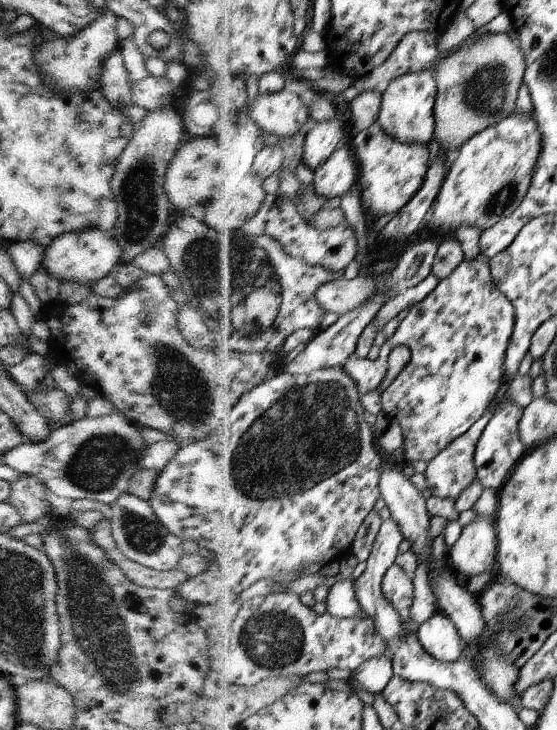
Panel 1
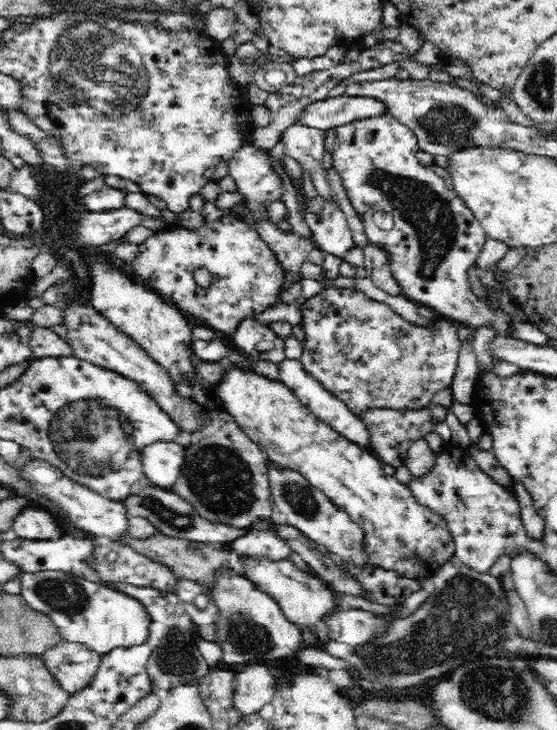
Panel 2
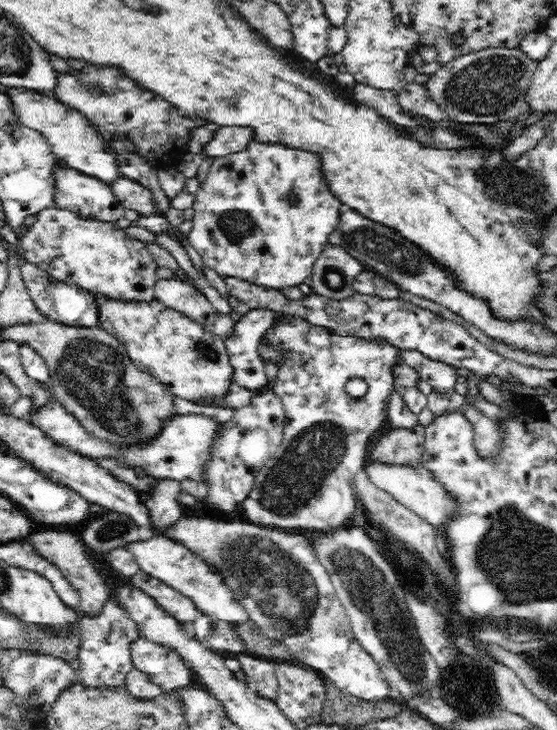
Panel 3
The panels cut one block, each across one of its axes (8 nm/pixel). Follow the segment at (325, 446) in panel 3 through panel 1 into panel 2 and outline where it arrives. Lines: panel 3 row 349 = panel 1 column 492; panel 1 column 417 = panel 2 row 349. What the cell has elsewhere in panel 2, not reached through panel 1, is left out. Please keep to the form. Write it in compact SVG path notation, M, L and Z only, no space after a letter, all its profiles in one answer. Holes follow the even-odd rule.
M327 287L317 296L306 300L300 308L304 319L304 330L306 332L306 344L304 344L305 352L301 359L302 362L304 362L306 369L308 369L314 377L320 379L320 381L324 383L324 387L328 388L329 391L332 391L332 394L346 403L350 411L355 415L359 415L367 408L388 408L390 410L420 410L426 408L426 406L432 402L435 392L445 386L451 386L452 380L454 380L454 376L456 376L456 368L458 366L458 357L460 356L462 341L460 341L460 338L457 335L457 326L450 322L446 322L446 320L440 320L440 322L437 322L429 329L416 327L406 322L406 320L403 320L401 317L398 317L398 315L396 315L396 313L388 306L371 300L352 287Z

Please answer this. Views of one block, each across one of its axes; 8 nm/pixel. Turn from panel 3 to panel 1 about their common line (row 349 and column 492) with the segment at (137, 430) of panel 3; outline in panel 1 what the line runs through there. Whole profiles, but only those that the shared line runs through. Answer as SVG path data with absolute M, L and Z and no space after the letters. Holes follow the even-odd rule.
M474 32L462 43L459 50L437 65L440 93L436 108L436 137L442 144L442 153L452 159L472 136L519 112L518 93L527 71L526 54L510 33L488 32L477 36Z

